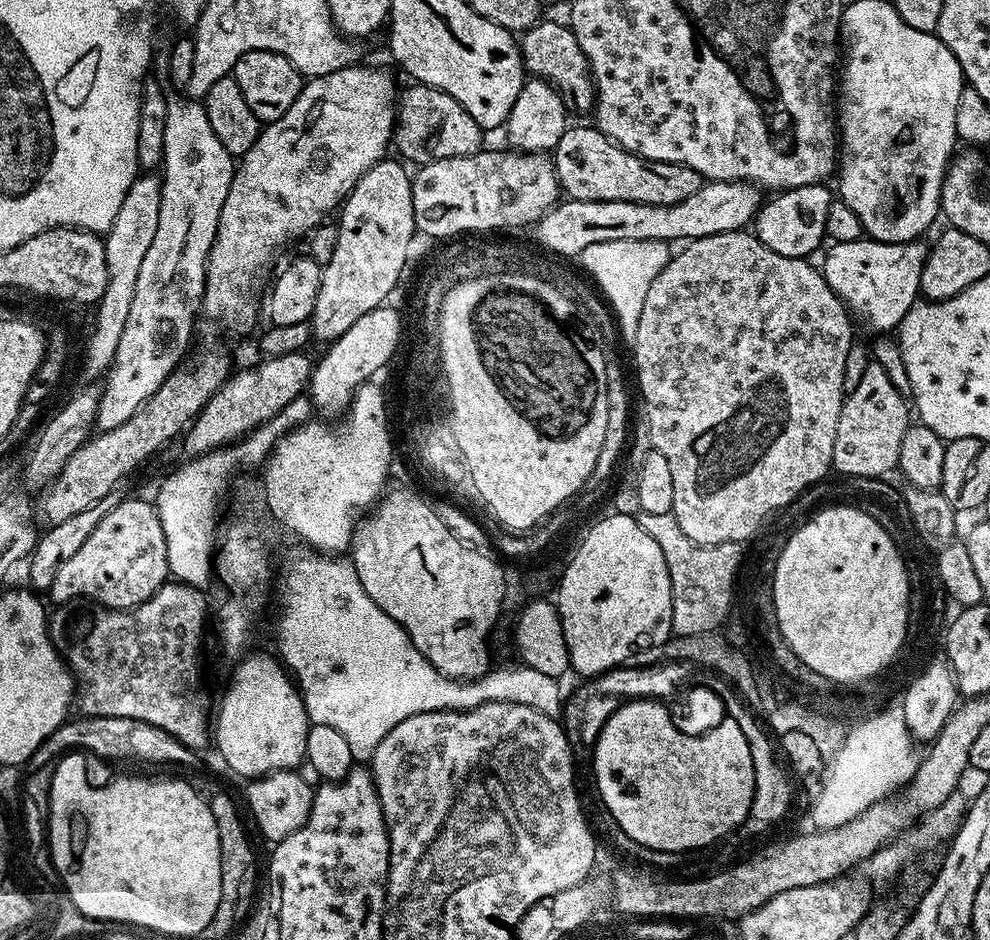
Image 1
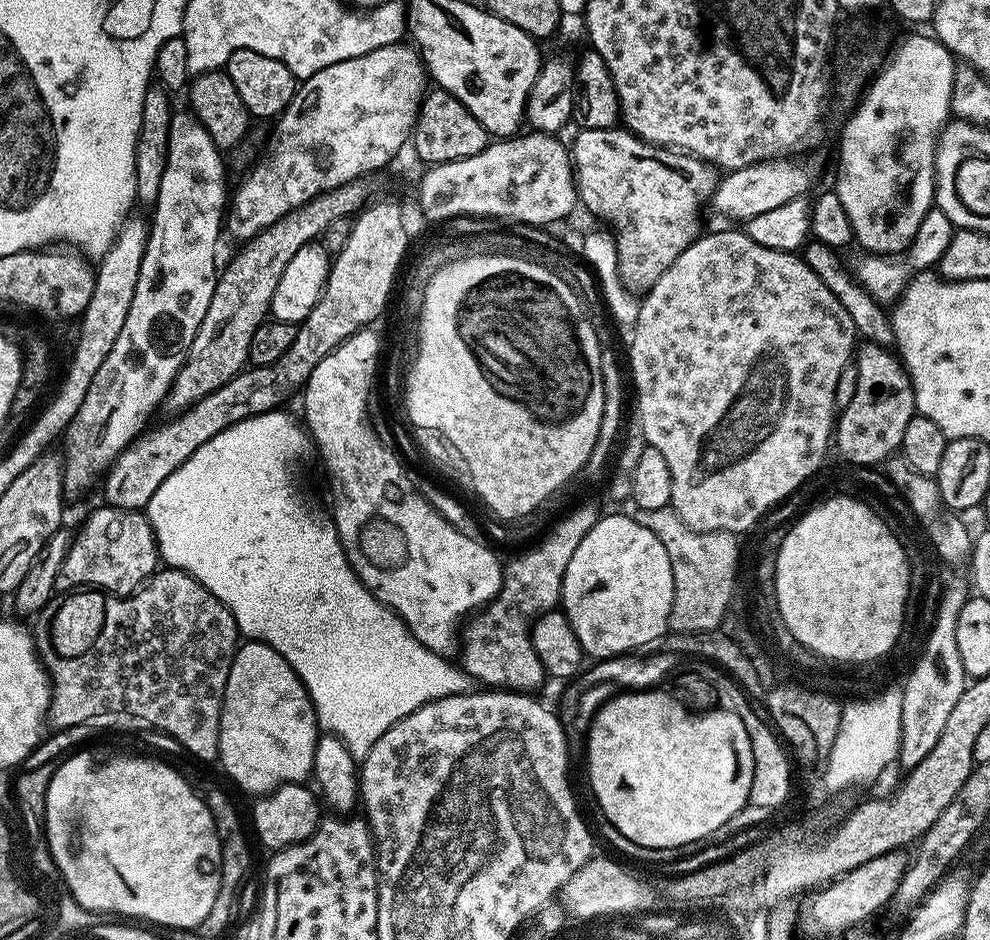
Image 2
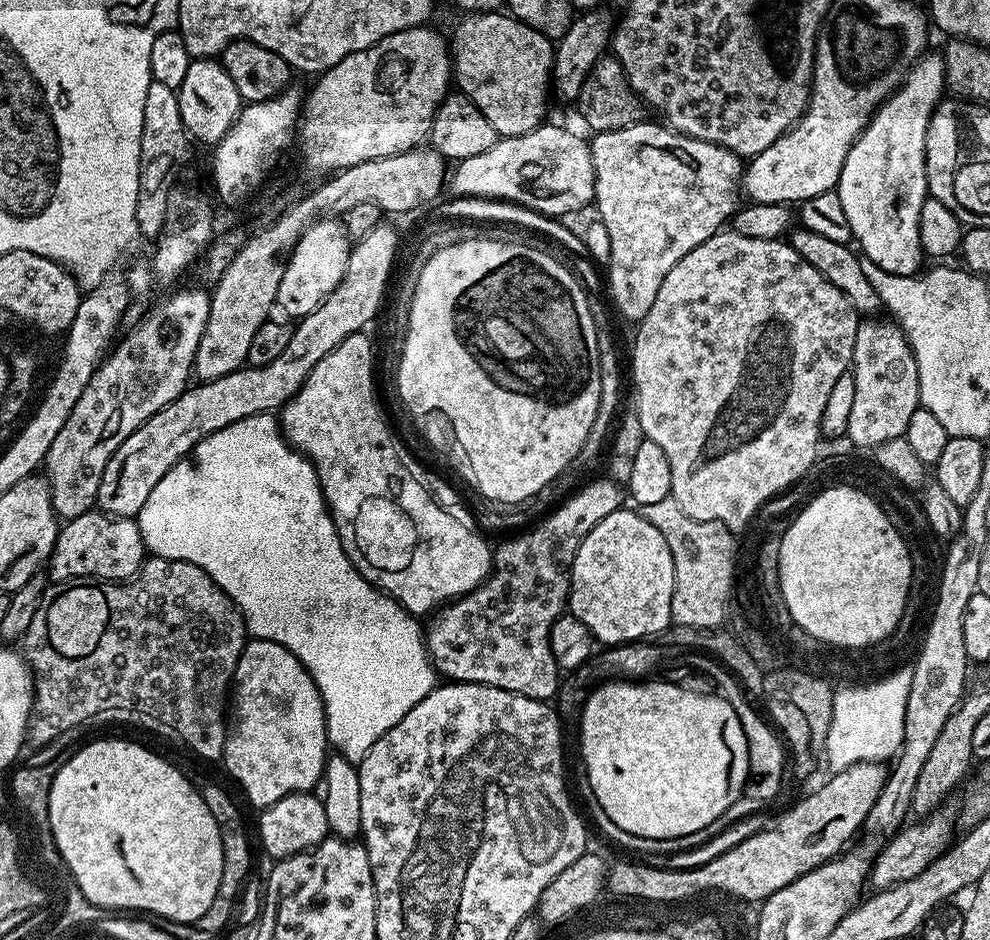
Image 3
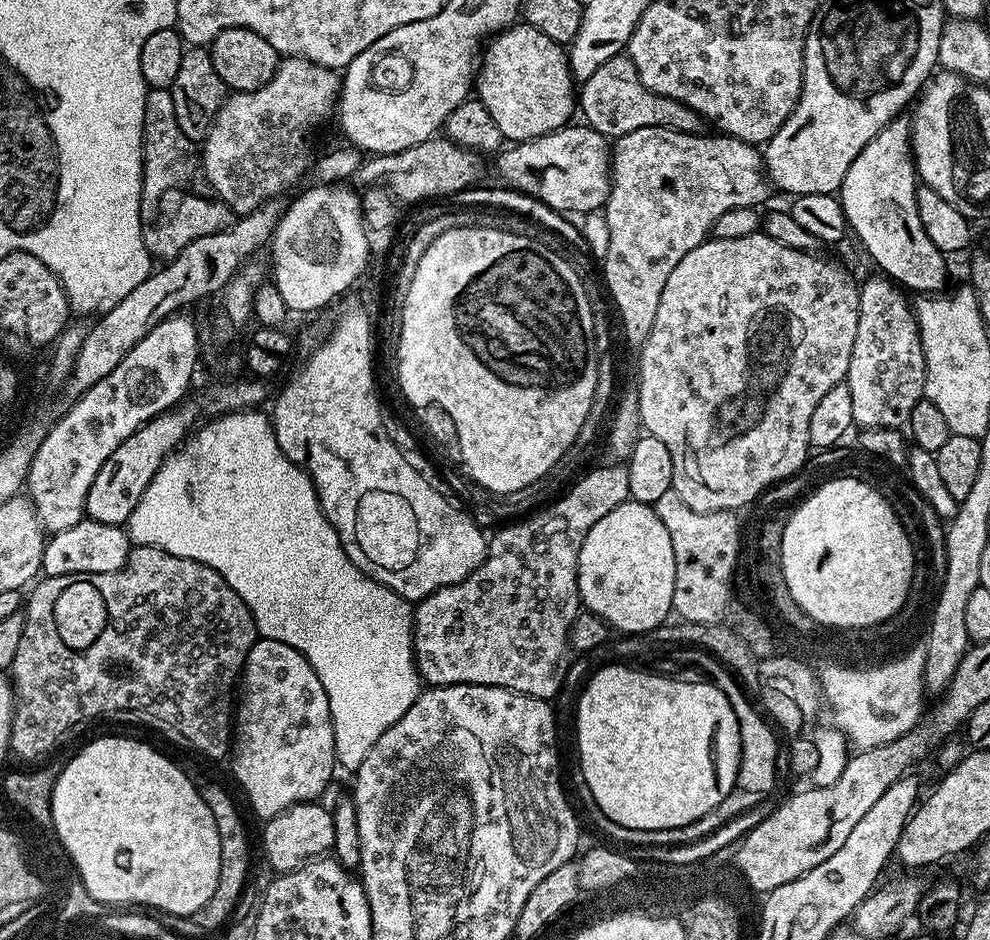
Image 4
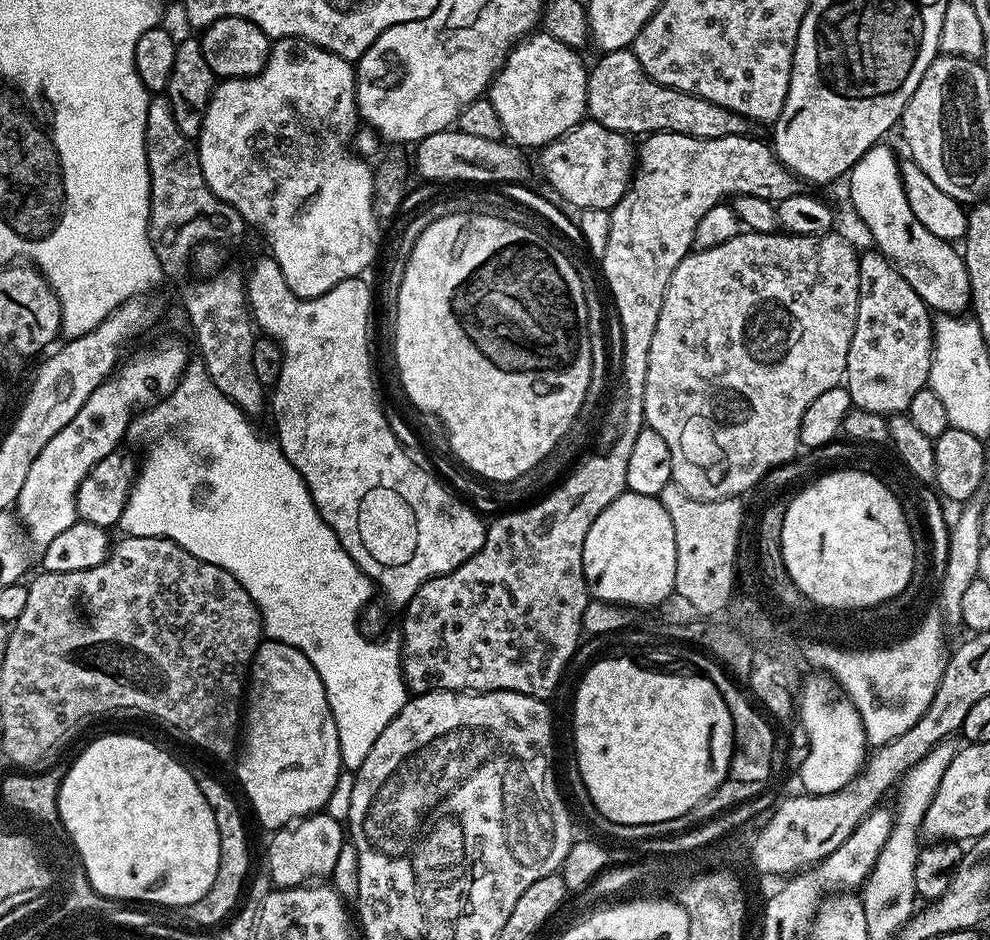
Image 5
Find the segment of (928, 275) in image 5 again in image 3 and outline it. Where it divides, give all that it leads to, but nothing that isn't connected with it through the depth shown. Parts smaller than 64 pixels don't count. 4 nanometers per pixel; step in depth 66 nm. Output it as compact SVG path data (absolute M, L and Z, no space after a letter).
M921 55L908 69L900 87L877 108L868 125L857 136L846 154L840 180L834 189L842 202L842 210L846 210L852 240L860 243L859 251L867 260L895 276L917 275L922 268L920 263L926 260L924 248L920 245L920 207L930 196L924 161L926 130L933 110L946 92L943 55L928 55Z

